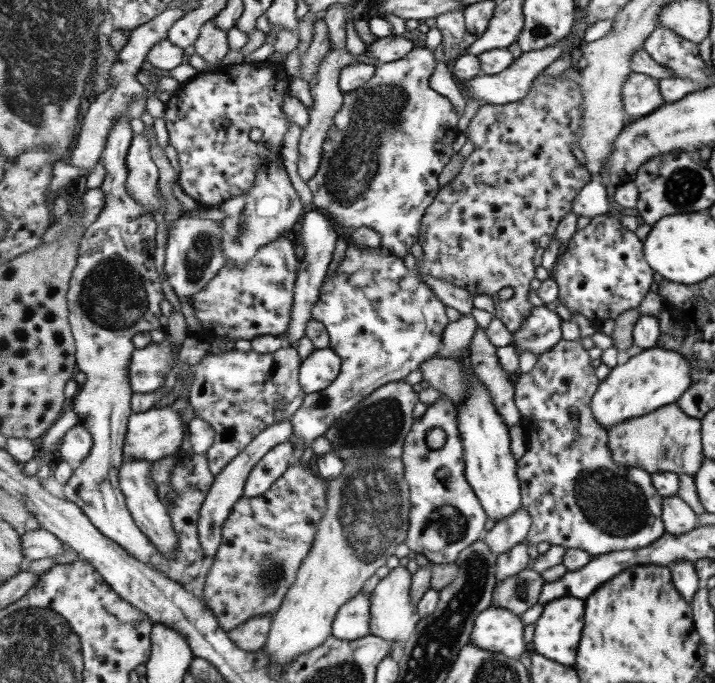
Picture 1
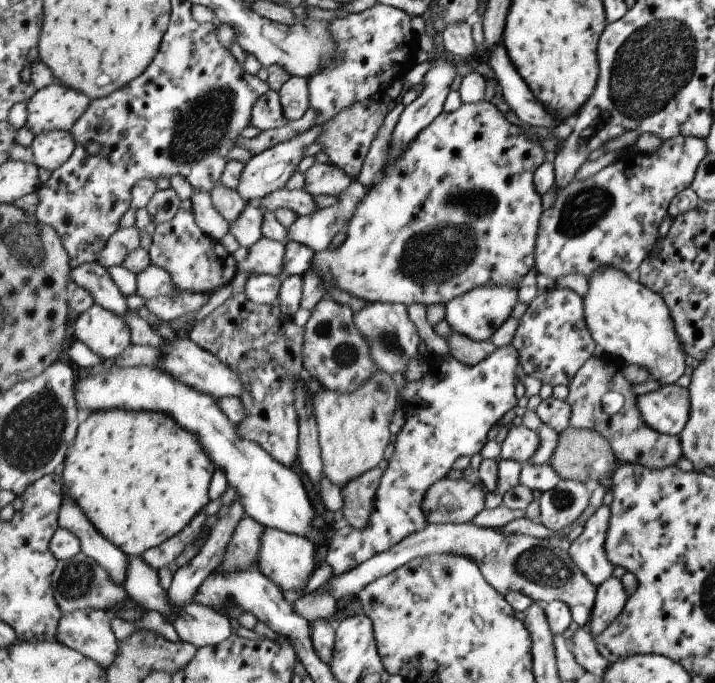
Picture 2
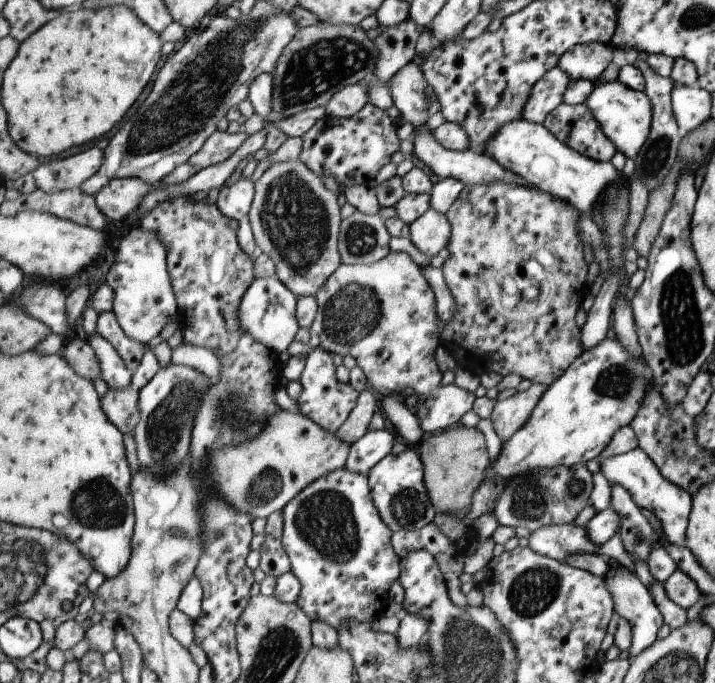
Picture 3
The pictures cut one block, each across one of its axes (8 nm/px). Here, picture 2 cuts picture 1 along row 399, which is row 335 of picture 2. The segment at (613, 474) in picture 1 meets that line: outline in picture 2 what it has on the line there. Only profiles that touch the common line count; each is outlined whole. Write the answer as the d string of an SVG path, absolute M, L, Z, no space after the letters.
M555 287L543 292L539 289L537 298L528 305L520 322L512 343L521 354L522 367L526 374L553 388L561 385L569 387L575 382L581 367L600 351L588 327L584 297L575 290Z

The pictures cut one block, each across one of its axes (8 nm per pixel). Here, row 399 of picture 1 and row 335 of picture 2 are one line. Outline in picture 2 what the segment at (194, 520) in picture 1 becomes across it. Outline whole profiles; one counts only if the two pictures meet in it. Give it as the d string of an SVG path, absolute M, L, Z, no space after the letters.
M97 302L87 312L74 315L70 329L73 339L85 344L103 360L117 359L117 356L123 354L125 348L131 344L131 328L123 322L123 318Z

